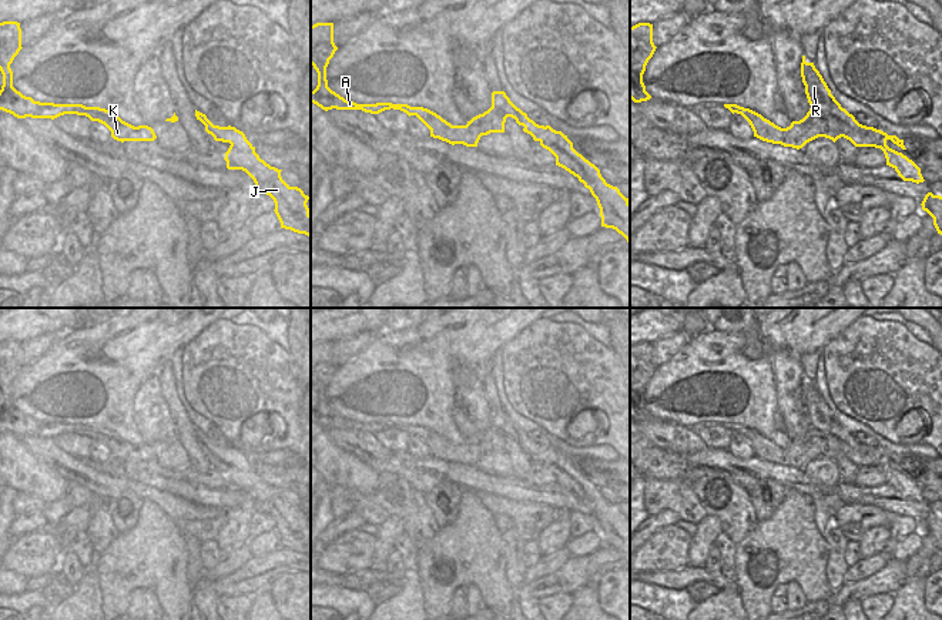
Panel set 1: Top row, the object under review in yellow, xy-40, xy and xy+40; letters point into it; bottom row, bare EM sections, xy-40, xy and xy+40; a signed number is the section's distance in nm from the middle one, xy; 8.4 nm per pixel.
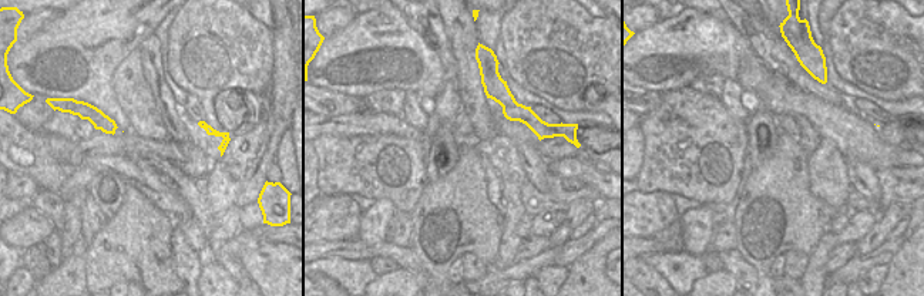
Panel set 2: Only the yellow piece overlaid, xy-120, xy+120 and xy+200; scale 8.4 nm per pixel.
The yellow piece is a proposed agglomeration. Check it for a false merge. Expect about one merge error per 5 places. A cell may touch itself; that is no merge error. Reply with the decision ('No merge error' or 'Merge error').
Merge error.

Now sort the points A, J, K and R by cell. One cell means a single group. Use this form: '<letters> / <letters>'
A K / J R

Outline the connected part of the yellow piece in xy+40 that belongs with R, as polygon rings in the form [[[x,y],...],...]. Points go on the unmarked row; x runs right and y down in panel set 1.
[[[802,375],[801,396],[811,428],[799,442],[805,446],[805,453],[809,460],[825,456],[835,462],[844,456],[855,466],[881,467],[885,473],[886,485],[892,486],[904,500],[916,503],[925,500],[921,487],[912,479],[886,465],[886,460],[891,459],[902,469],[906,469],[904,459],[899,459],[896,455],[888,455],[874,446],[859,443],[835,419],[814,382],[805,381],[805,375]]]

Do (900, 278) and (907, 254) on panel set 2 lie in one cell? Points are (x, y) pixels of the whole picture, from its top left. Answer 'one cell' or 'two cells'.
one cell

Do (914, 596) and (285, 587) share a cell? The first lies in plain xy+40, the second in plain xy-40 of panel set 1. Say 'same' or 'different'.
different

